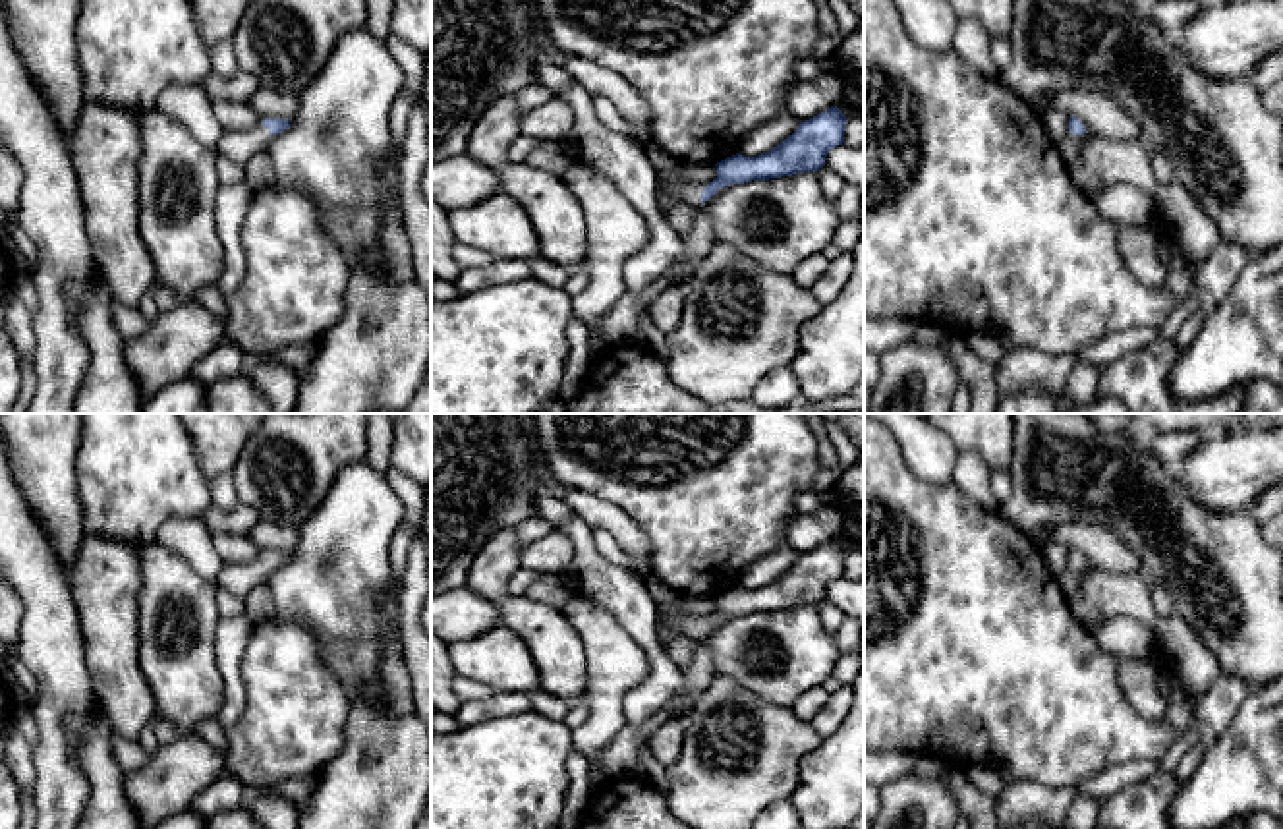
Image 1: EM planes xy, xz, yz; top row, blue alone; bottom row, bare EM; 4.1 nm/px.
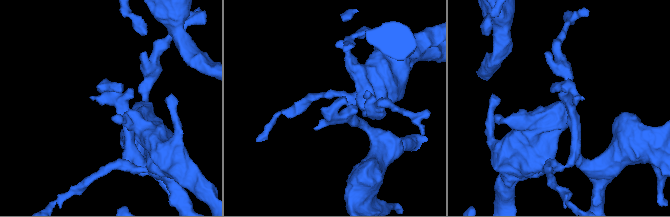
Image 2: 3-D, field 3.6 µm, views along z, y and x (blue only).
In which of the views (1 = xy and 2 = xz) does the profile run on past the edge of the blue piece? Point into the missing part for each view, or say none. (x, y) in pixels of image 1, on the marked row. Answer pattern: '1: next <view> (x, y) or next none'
1: next xy (238, 147)
2: next xz (671, 188)

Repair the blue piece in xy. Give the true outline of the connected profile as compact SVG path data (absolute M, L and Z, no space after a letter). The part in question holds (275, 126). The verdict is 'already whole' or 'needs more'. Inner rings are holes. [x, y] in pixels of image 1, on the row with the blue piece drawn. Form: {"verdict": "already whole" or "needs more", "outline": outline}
{"verdict": "needs more", "outline": "M265 118L259 126L247 131L224 131L216 151L238 166L247 162L269 145L272 135L282 133L290 128L290 120Z"}

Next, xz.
{"verdict": "needs more", "outline": "M831 106L825 112L800 122L798 129L757 157L732 155L717 162L717 178L713 182L696 184L682 178L682 166L659 172L657 203L659 211L669 218L669 209L676 201L709 201L721 187L744 184L750 180L769 180L792 176L798 172L817 172L825 166L827 153L844 143L846 116Z"}

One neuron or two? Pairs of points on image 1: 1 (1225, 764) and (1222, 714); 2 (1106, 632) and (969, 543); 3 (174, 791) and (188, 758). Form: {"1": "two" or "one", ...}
{"1": "two", "2": "two", "3": "one"}

